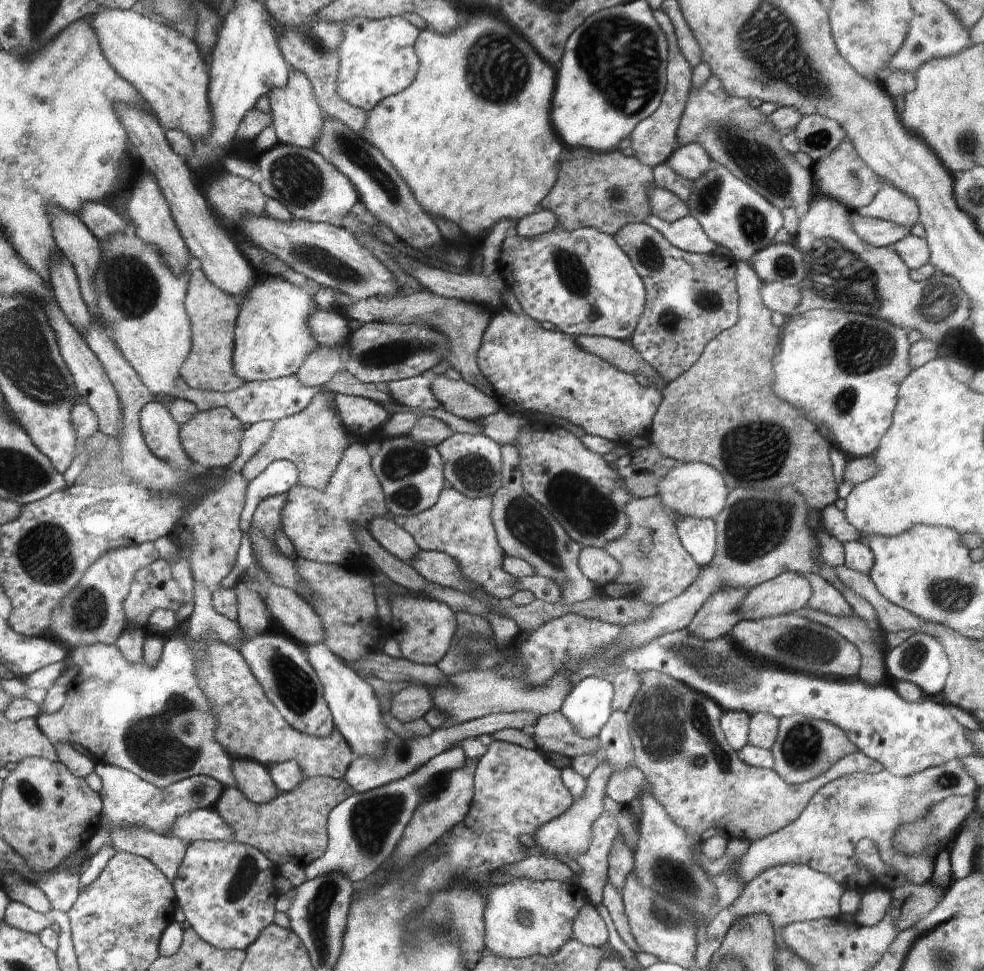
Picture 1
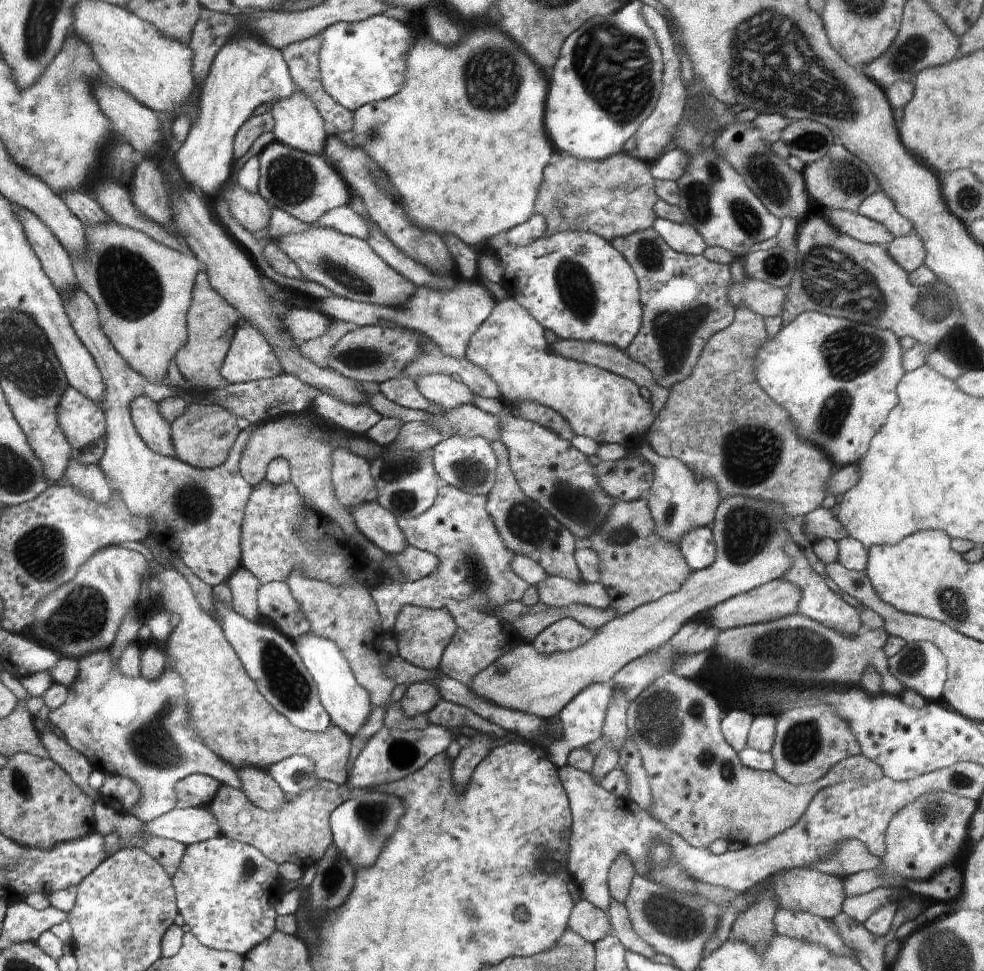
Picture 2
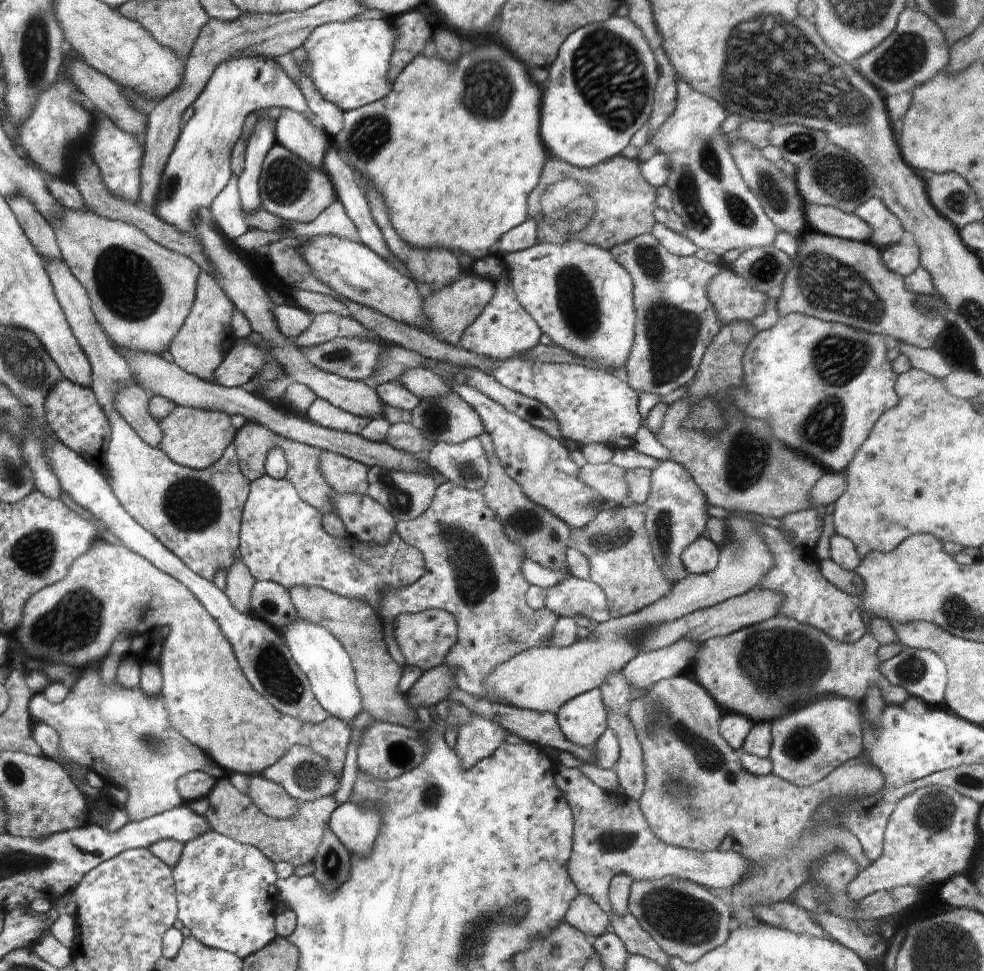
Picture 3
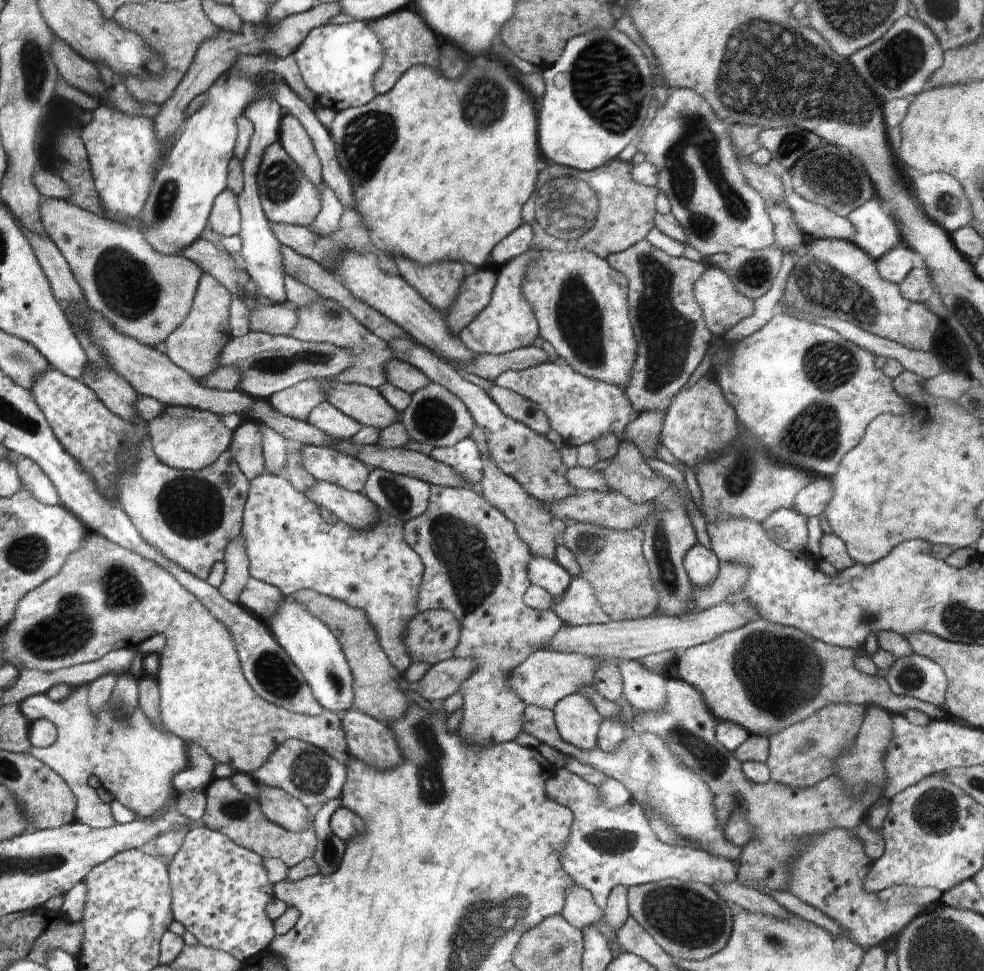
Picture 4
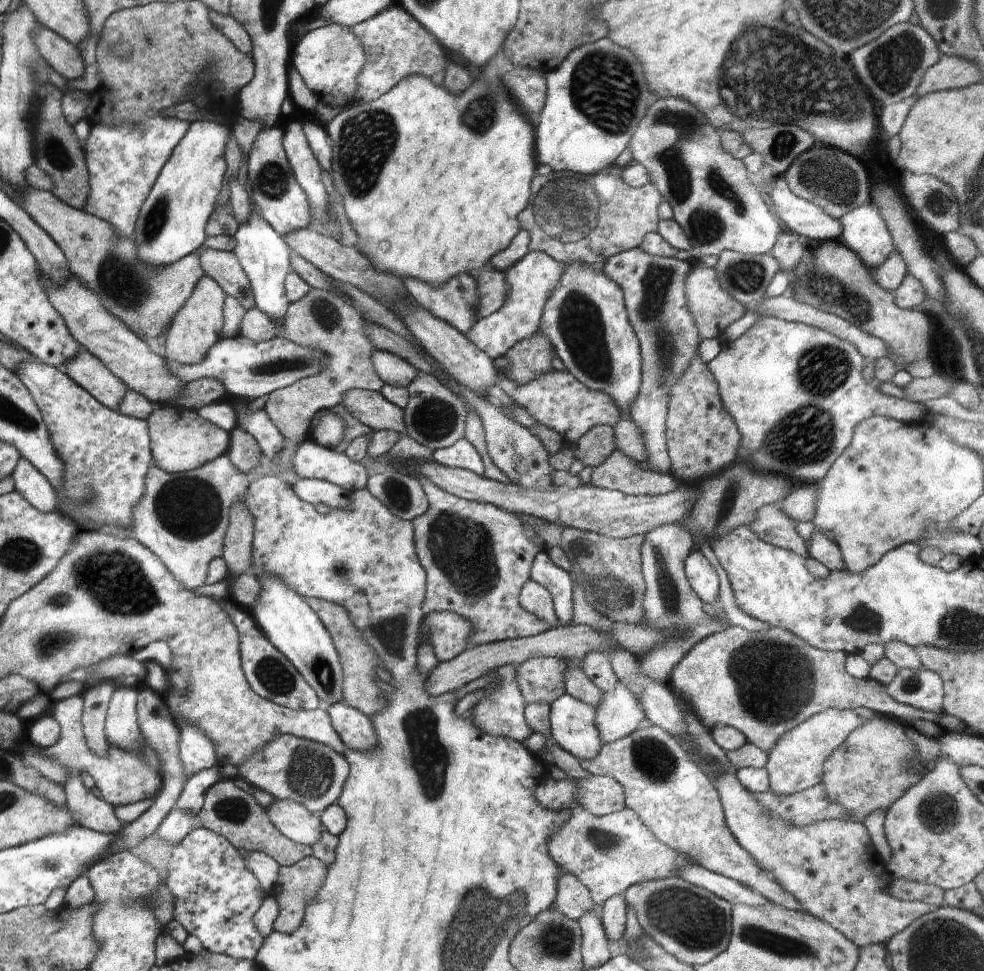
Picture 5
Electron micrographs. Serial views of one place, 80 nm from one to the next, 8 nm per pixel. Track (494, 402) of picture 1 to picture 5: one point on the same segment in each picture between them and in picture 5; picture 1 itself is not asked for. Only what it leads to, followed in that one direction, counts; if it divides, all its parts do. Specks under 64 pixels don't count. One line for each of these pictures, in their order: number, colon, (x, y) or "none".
2: (440, 389)
3: (423, 383)
4: (403, 376)
5: (391, 369)

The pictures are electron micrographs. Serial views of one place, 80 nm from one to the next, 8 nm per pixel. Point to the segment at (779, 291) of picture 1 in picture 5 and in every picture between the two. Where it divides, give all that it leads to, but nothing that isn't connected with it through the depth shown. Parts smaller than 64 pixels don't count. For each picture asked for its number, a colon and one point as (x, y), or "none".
2: (767, 300)
3: (733, 299)
4: (722, 306)
5: (713, 309)

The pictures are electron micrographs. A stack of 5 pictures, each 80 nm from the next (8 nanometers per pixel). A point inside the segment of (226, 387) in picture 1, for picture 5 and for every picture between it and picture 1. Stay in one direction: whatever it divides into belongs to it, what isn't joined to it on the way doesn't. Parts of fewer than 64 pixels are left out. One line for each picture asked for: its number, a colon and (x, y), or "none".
2: (212, 321)
3: (202, 345)
4: (194, 346)
5: (198, 326)

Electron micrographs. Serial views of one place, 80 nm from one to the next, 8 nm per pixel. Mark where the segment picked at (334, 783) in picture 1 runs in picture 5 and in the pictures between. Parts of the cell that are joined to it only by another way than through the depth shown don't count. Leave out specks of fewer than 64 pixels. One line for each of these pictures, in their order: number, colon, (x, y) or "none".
2: (300, 832)
3: (230, 812)
4: (239, 817)
5: (230, 811)

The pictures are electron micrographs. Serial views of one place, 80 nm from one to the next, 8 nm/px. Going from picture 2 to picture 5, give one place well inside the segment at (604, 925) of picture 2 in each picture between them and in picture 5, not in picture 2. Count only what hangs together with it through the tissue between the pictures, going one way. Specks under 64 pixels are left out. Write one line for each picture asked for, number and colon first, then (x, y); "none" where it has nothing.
3: (583, 913)
4: (579, 909)
5: (572, 898)

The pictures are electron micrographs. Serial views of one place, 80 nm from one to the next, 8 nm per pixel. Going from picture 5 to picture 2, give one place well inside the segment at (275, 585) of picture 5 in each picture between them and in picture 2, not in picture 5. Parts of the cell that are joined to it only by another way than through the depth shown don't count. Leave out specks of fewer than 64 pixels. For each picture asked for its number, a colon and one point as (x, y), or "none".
2: (347, 704)
3: (320, 656)
4: (315, 651)

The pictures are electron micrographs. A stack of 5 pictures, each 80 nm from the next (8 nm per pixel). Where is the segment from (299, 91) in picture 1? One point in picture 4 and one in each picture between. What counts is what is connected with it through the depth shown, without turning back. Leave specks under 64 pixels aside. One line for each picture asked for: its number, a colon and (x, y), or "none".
2: (298, 123)
3: (298, 135)
4: (297, 143)

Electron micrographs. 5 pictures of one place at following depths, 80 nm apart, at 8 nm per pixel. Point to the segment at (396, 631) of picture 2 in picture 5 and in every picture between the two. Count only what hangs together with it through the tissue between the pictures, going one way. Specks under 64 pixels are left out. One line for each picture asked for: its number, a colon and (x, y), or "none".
3: (424, 638)
4: (432, 636)
5: (449, 633)

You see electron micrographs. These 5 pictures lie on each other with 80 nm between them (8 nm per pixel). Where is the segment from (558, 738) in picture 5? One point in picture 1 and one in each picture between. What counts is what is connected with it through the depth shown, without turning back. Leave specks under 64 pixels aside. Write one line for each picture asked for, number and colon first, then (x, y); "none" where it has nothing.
1: (589, 704)
2: (582, 720)
3: (582, 720)
4: (577, 720)

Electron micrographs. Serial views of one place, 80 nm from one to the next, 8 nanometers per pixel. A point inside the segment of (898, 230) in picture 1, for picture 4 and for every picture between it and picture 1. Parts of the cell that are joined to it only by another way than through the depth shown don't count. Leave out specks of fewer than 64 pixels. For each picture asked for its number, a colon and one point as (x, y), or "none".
2: (864, 229)
3: (825, 219)
4: (815, 221)

